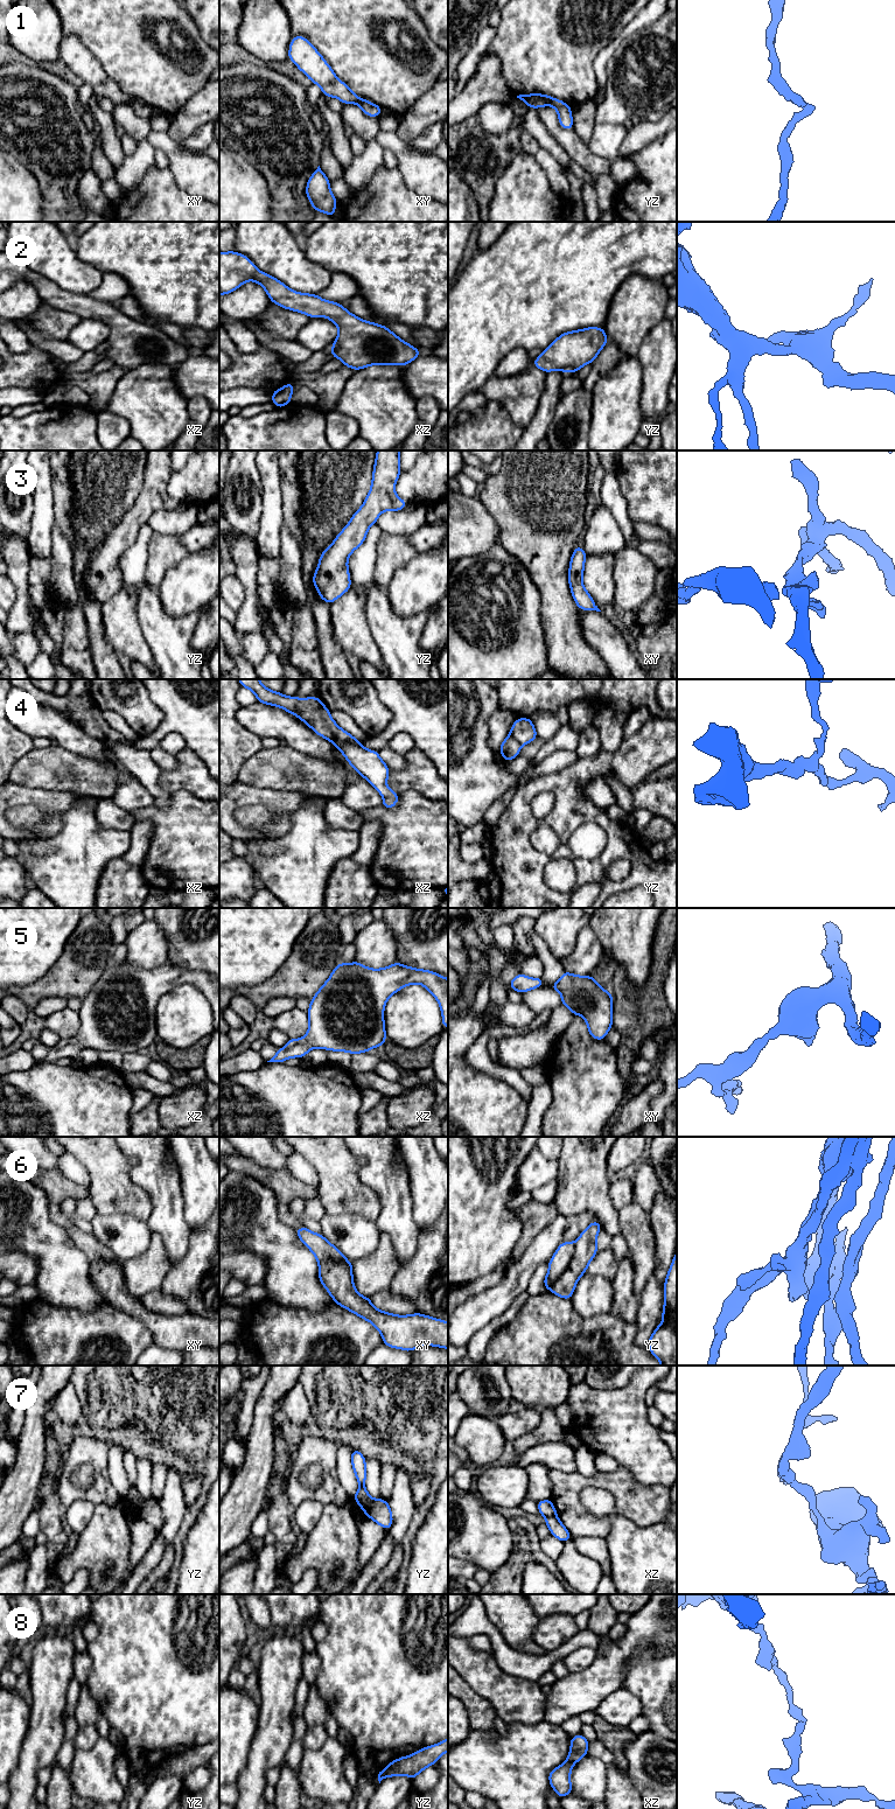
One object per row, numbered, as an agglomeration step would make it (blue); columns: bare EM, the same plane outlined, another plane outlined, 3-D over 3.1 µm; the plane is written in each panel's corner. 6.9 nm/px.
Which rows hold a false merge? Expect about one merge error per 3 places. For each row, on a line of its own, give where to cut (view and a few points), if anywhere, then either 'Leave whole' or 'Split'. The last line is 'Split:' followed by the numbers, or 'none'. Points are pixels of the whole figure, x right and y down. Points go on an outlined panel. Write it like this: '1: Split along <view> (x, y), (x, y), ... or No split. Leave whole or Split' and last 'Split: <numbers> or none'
1: Split along yz (553, 99), (549, 104). Split
2: No split. Leave whole
3: No split. Leave whole
4: Split along xz (361, 744), (345, 744), (338, 748). Split
5: No split. Leave whole
6: No split. Leave whole
7: Split along yz (373, 1500), (366, 1513). Split
8: Split along xz (567, 1759), (573, 1764). Split
Split: 1, 4, 7, 8

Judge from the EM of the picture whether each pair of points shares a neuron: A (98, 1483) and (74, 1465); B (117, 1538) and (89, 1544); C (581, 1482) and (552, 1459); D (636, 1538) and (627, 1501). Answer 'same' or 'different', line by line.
A: same
B: same
C: different
D: different

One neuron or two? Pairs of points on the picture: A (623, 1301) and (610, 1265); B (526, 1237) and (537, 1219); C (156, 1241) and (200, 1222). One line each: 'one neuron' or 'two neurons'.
A: two neurons
B: one neuron
C: two neurons

